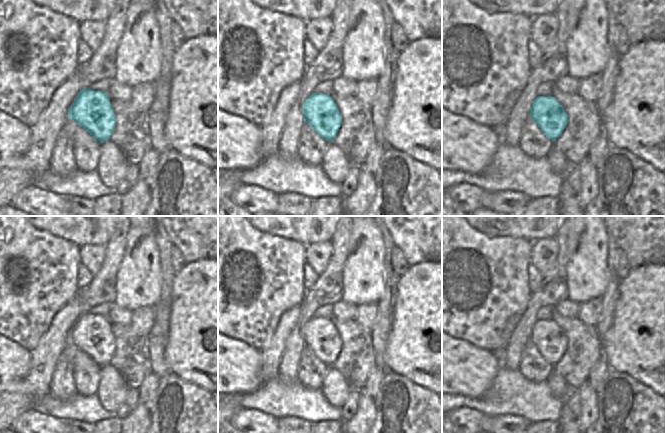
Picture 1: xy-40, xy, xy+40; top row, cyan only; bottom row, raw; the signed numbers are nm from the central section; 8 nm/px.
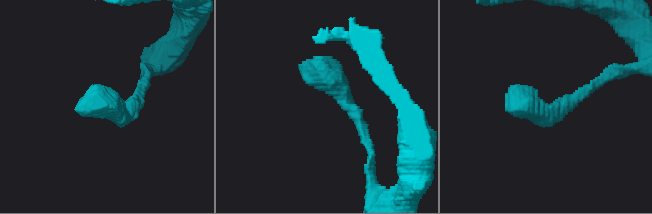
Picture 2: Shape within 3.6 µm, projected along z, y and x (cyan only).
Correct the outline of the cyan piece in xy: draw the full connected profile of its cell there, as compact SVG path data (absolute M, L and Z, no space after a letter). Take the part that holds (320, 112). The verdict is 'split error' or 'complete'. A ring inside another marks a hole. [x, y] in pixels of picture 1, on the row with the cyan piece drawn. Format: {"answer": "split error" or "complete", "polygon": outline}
{"answer": "complete", "polygon": "M313 93L302 106L305 122L323 139L331 142L338 134L342 116L330 95Z"}

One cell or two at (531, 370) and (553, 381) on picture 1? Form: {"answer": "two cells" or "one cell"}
{"answer": "two cells"}

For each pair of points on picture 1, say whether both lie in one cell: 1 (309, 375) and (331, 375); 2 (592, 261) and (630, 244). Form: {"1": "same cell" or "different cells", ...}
{"1": "different cells", "2": "different cells"}

